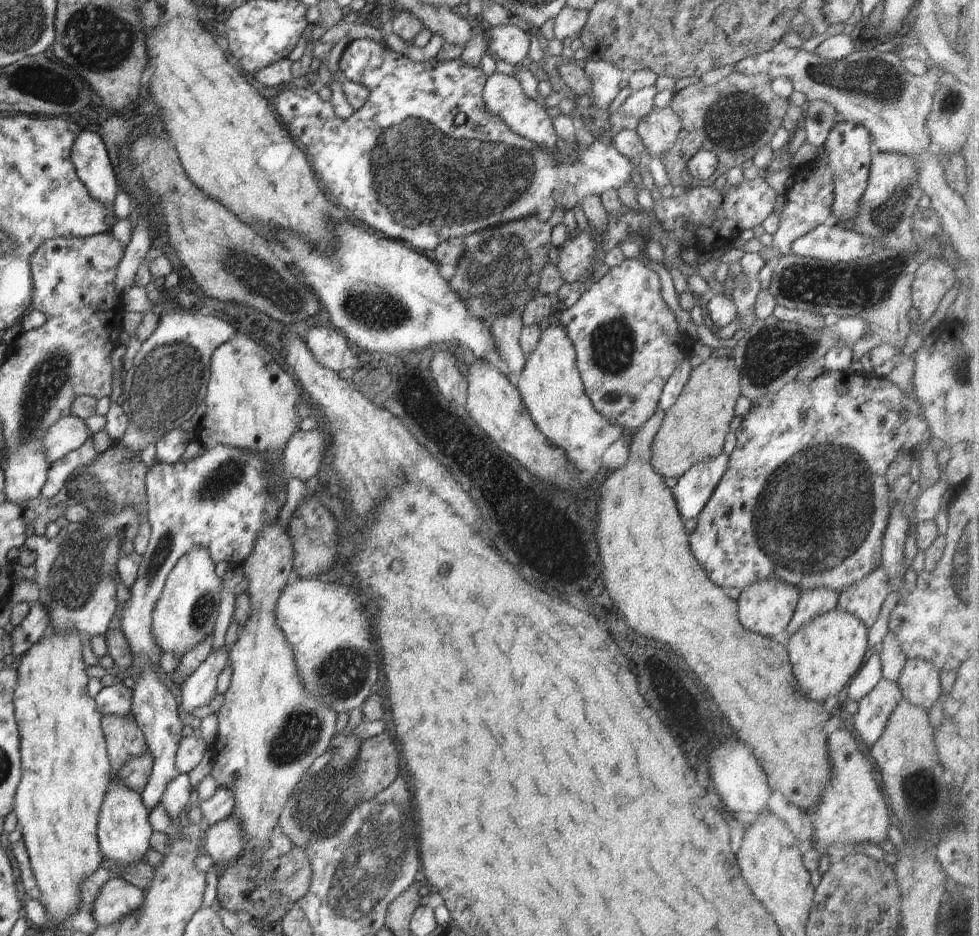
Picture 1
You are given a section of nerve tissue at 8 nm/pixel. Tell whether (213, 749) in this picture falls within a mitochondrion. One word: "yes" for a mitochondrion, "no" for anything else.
no

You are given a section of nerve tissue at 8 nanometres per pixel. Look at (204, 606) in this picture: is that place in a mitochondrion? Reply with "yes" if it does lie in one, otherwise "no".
yes

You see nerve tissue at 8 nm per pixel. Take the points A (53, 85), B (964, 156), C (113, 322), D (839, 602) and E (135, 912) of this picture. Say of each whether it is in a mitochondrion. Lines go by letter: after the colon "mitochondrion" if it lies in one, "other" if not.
A: mitochondrion
B: other
C: other
D: other
E: other

